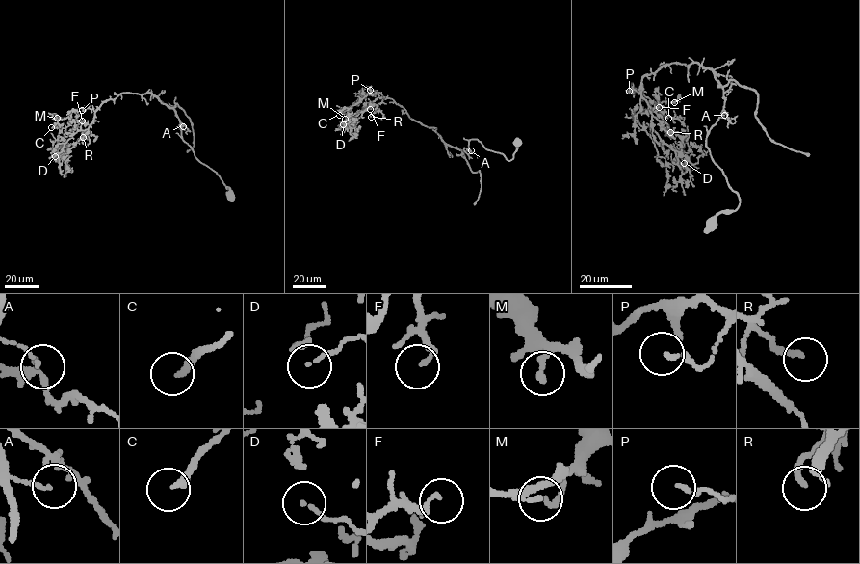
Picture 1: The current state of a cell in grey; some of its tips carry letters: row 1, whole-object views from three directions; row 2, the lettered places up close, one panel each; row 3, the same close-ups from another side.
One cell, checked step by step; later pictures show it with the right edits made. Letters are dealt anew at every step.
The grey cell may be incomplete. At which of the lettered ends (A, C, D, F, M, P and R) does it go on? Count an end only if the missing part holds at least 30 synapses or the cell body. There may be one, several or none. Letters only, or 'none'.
C, F, R

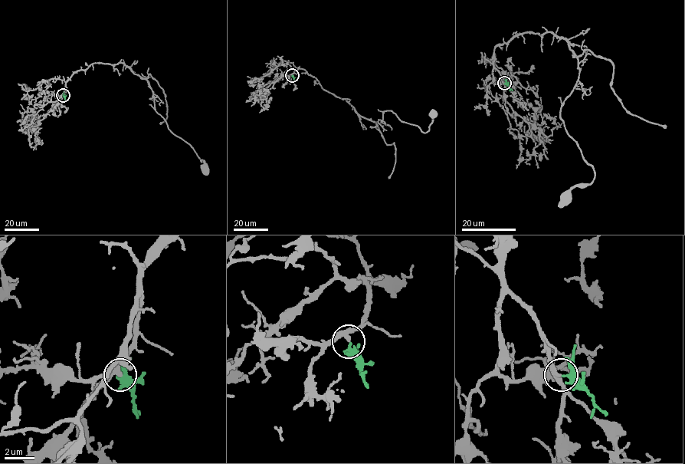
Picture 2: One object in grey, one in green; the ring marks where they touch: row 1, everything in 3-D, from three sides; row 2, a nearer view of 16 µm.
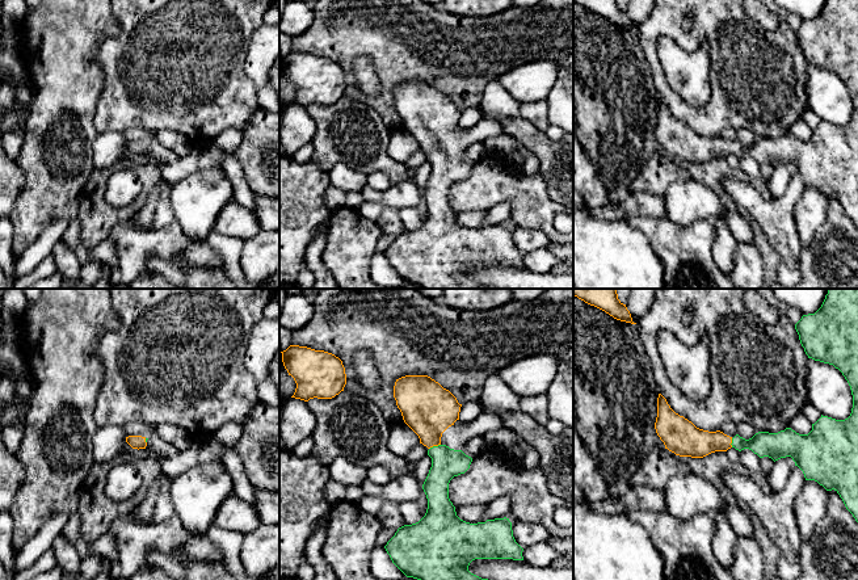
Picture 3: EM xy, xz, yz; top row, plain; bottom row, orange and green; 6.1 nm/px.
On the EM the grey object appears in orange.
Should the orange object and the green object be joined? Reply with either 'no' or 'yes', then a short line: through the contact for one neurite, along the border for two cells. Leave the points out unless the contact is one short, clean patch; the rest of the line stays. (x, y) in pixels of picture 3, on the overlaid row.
yes; line xz (428, 408), (429, 436), (434, 445), (446, 463)

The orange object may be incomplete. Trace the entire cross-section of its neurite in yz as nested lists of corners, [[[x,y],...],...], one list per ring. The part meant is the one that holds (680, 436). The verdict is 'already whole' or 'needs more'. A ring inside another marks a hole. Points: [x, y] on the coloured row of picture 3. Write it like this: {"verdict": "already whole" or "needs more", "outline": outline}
{"verdict": "needs more", "outline": [[[828,289],[821,307],[815,314],[803,315],[795,329],[808,358],[833,365],[848,381],[853,395],[853,408],[848,419],[836,420],[821,415],[808,434],[786,428],[778,433],[758,432],[749,440],[739,434],[732,438],[720,430],[697,428],[676,413],[659,394],[655,429],[665,449],[680,457],[703,458],[731,447],[739,451],[749,449],[760,458],[769,457],[774,462],[791,457],[806,480],[815,480],[827,491],[834,489],[858,522],[858,289]]]}

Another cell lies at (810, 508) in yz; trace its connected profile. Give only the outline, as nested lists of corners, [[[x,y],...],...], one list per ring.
[[[806,480],[795,504],[794,513],[803,542],[808,541],[817,524],[825,517],[828,501],[827,489],[815,480]]]

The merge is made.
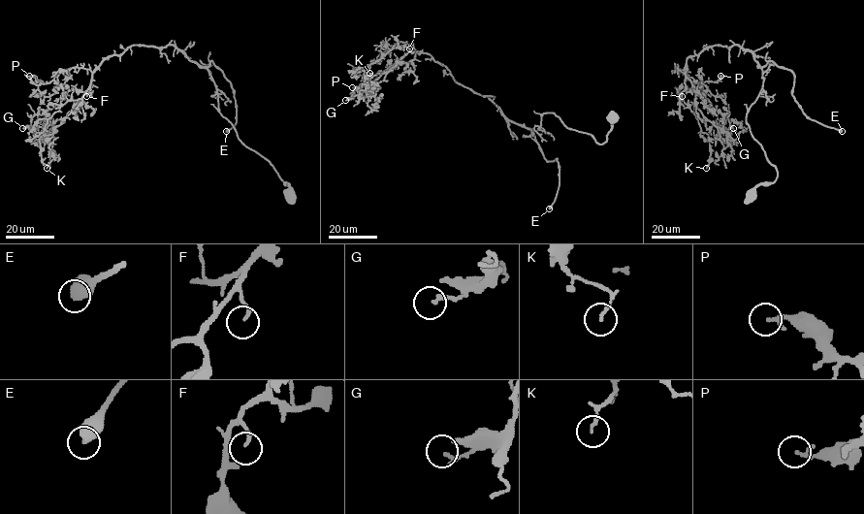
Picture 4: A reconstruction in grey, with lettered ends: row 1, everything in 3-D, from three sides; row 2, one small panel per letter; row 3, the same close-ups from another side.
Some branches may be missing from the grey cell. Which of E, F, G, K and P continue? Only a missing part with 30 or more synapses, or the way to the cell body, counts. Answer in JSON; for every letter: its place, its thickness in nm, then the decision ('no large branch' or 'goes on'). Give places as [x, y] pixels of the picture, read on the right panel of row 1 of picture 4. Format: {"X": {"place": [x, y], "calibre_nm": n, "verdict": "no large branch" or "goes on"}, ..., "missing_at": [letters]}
{"E": {"place": [842, 131], "calibre_nm": 650, "verdict": "goes on"}, "F": {"place": [682, 96], "calibre_nm": 140, "verdict": "no large branch"}, "G": {"place": [733, 128], "calibre_nm": 170, "verdict": "no large branch"}, "K": {"place": [706, 168], "calibre_nm": 140, "verdict": "no large branch"}, "P": {"place": [720, 76], "calibre_nm": 190, "verdict": "no large branch"}, "missing_at": ["E"]}

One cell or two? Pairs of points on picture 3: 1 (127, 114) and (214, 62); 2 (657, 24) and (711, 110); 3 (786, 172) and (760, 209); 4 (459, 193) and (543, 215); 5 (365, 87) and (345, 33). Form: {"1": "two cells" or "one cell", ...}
{"1": "one cell", "2": "one cell", "3": "two cells", "4": "one cell", "5": "two cells"}

